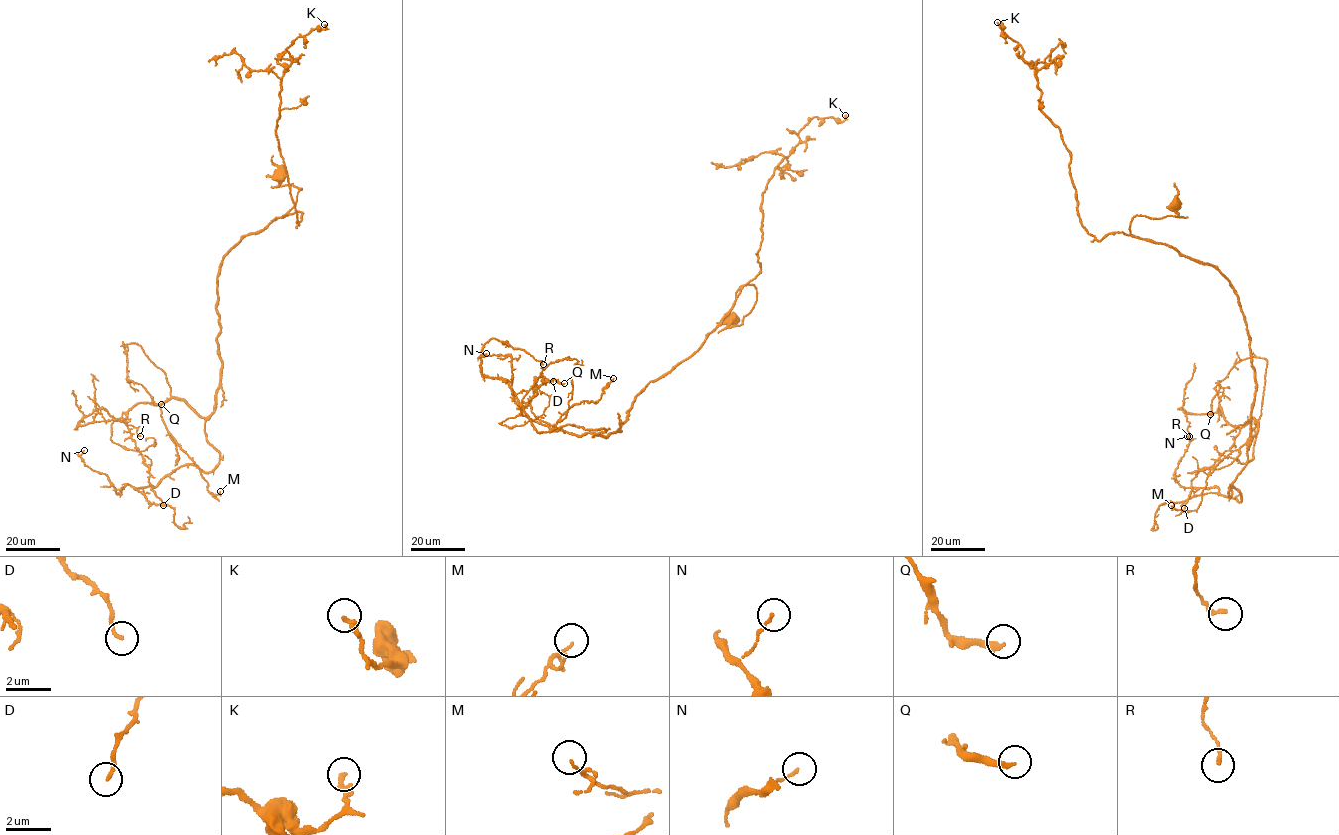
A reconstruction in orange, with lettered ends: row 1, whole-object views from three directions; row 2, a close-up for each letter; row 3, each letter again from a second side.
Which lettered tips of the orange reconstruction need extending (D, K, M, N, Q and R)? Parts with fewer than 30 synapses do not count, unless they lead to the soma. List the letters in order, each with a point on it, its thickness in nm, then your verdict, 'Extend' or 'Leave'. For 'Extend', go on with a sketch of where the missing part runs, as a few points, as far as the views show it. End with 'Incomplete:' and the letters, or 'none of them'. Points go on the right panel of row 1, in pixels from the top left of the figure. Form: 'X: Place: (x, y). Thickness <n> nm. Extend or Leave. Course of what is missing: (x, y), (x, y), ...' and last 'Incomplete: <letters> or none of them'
D: Place: (1184, 508). Thickness 150 nm. Leave
K: Place: (997, 22). Thickness 200 nm. Leave
M: Place: (1171, 505). Thickness 70 nm. Leave
N: Place: (1187, 436). Thickness 110 nm. Leave
Q: Place: (1210, 414). Thickness 280 nm. Leave
R: Place: (1189, 436). Thickness 170 nm. Leave
Incomplete: none of them

